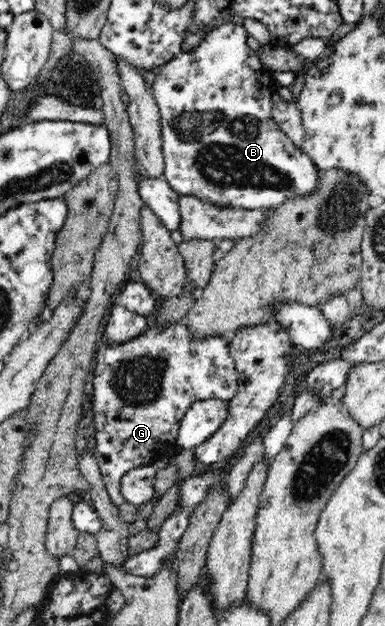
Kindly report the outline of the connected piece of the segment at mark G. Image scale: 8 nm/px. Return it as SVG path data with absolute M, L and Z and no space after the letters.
M184 321L179 323L169 323L169 325L161 325L161 327L155 327L141 336L137 337L135 340L129 341L127 344L99 344L96 349L95 356L95 369L93 378L93 398L92 398L92 411L93 411L93 421L92 426L95 428L95 458L98 461L101 476L103 479L104 486L107 488L111 503L115 505L121 505L125 502L123 494L121 494L121 480L130 470L138 469L141 466L149 465L159 461L162 457L165 457L171 453L172 449L175 448L175 443L177 441L177 435L180 429L180 423L185 415L185 412L191 407L191 404L195 404L198 401L203 400L215 400L223 399L225 401L237 395L237 379L238 373L235 362L229 353L229 340L225 339L222 335L207 335L207 337L196 337L196 333L189 329L185 325Z

